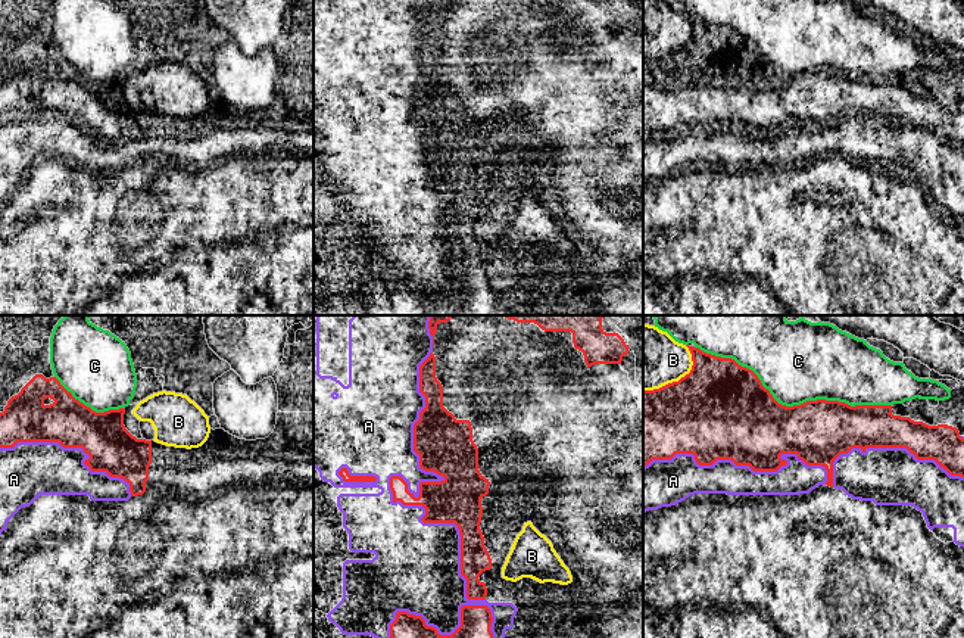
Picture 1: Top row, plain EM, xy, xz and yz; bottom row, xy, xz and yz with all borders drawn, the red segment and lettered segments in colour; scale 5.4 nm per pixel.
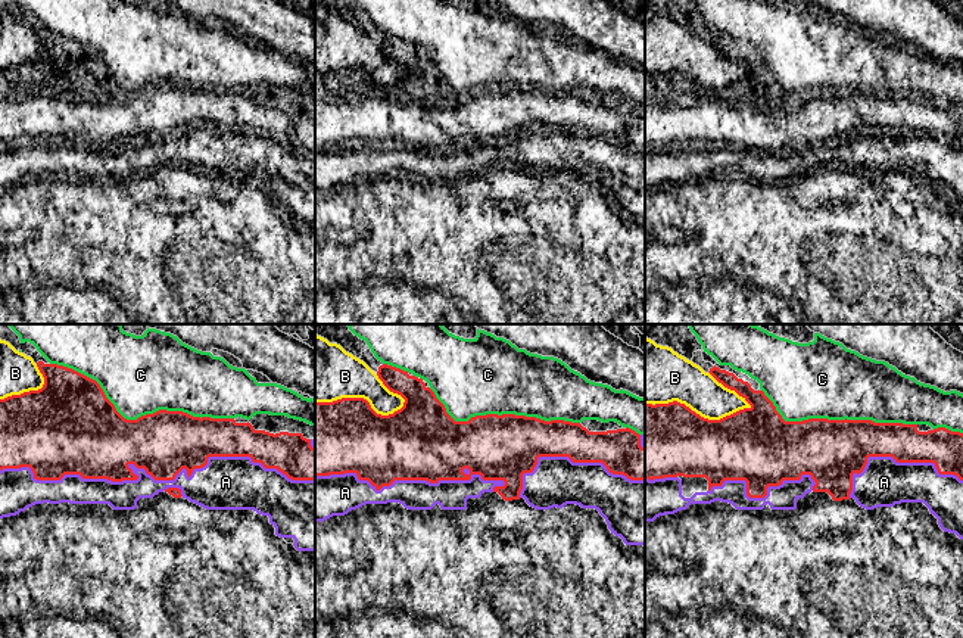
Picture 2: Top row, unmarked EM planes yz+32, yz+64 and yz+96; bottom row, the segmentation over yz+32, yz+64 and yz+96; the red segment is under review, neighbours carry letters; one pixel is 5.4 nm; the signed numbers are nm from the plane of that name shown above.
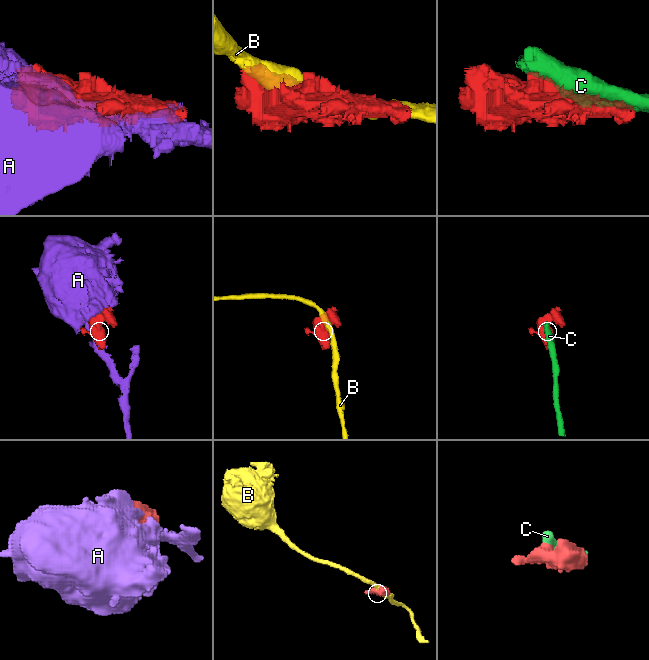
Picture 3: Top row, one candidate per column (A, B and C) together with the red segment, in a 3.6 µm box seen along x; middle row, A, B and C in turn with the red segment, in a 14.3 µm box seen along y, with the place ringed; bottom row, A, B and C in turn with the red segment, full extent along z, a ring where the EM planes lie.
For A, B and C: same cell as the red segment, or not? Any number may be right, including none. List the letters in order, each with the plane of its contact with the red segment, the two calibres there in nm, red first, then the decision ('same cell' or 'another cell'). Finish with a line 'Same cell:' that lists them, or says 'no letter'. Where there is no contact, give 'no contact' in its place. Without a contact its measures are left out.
A: xz | 220/420 nm | another cell
B: yz | 500/360 nm | another cell
C: yz | 400/420 nm | another cell
Same cell: no letter

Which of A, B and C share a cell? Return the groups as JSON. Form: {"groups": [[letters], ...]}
{"groups": [["A"], ["B"], ["C"]]}

